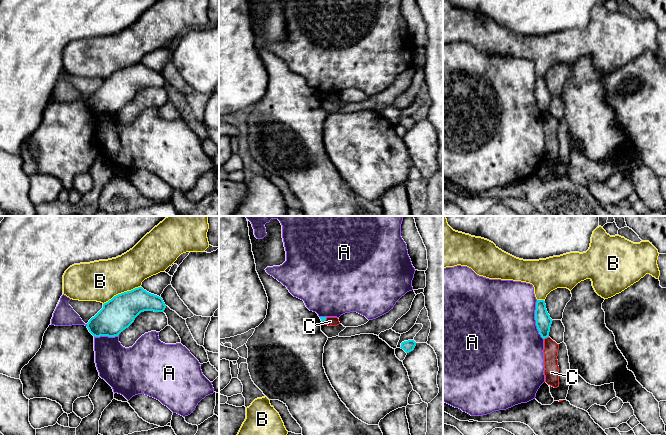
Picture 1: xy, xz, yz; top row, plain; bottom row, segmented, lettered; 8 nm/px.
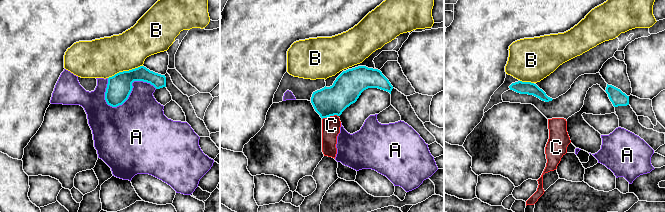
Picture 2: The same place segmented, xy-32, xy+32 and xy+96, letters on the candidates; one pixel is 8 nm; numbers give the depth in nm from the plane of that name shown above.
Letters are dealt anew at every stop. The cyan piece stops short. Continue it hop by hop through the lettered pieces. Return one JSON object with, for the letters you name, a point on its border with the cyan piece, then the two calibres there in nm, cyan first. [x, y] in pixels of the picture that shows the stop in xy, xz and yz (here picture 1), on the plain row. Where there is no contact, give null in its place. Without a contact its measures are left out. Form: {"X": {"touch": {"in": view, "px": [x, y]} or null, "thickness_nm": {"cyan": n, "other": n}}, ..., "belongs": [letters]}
{"belongs": []}

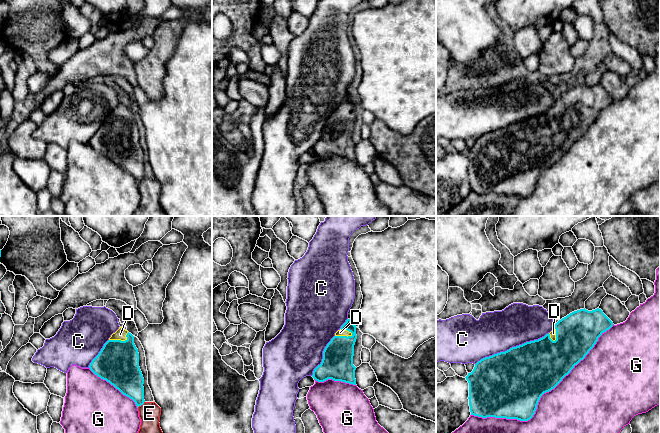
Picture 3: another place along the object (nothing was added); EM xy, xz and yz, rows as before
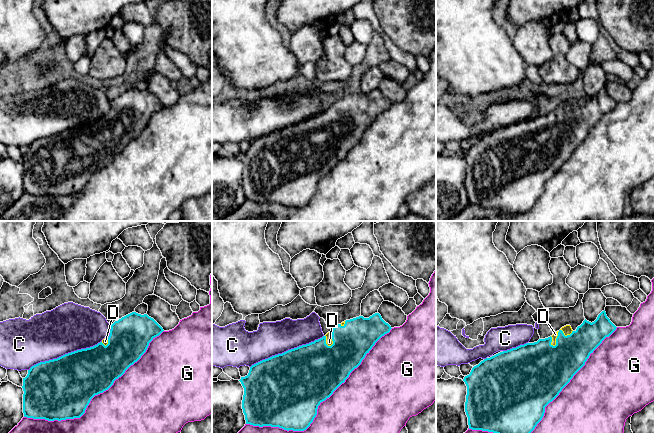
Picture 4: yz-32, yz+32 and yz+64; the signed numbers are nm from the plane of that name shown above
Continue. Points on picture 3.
{"D": {"touch": {"in": "xz", "px": [343, 112]}, "thickness_nm": {"cyan": 260, "other": 50}}, "belongs": ["D"]}

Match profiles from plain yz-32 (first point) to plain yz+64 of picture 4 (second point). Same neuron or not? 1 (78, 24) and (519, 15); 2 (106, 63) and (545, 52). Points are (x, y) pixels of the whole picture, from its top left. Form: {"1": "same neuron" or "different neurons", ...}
{"1": "same neuron", "2": "different neurons"}

